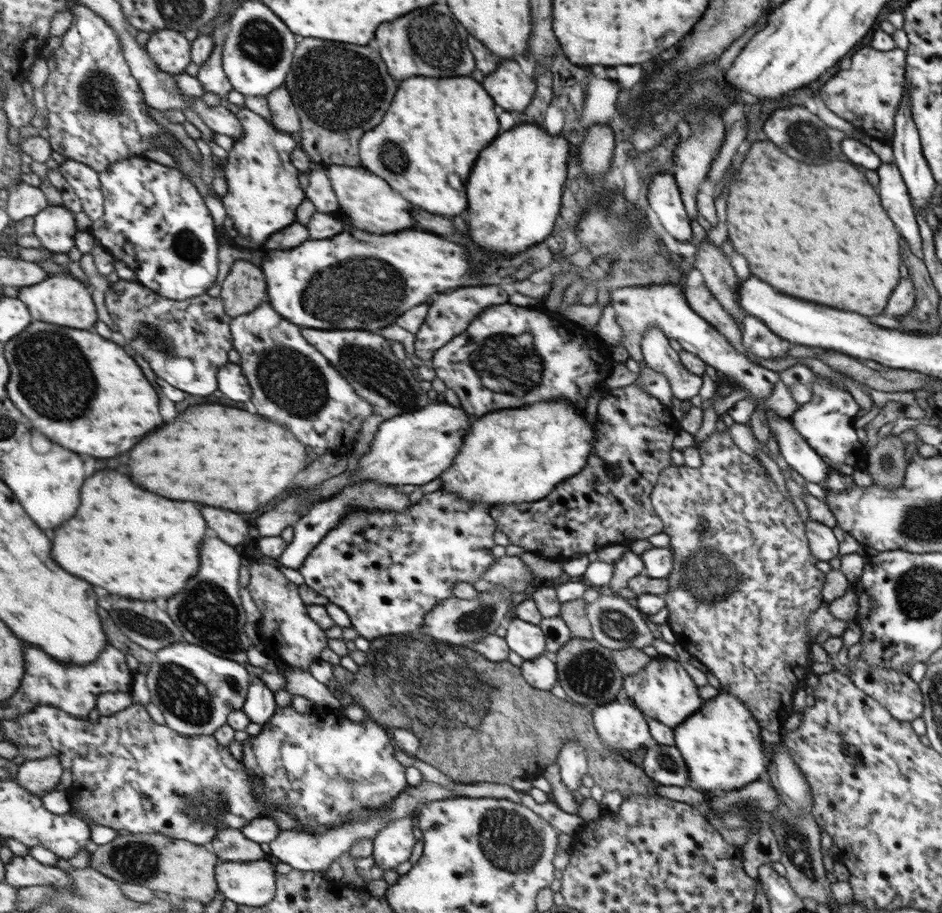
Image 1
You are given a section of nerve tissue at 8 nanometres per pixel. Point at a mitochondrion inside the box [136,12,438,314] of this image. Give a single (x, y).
(357, 98)

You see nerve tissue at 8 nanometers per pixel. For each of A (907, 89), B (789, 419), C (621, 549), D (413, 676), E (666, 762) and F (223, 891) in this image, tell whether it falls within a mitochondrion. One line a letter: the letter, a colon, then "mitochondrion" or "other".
A: other
B: other
C: other
D: mitochondrion
E: mitochondrion
F: other

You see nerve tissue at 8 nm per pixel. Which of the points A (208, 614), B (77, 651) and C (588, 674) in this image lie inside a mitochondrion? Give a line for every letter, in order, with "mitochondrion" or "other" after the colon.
A: mitochondrion
B: other
C: mitochondrion

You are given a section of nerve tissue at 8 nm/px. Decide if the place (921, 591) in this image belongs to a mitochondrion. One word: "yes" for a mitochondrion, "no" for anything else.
yes

